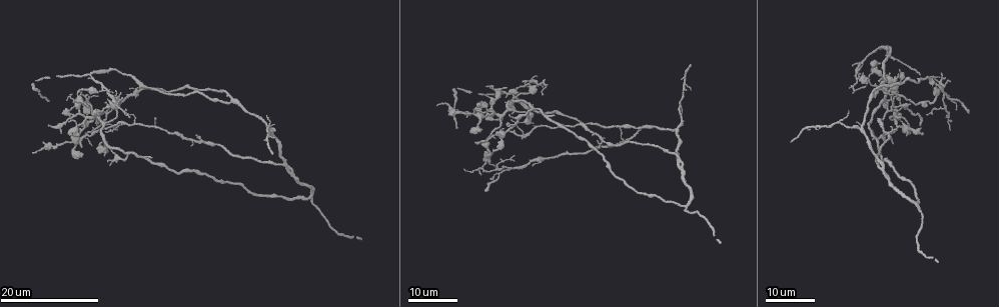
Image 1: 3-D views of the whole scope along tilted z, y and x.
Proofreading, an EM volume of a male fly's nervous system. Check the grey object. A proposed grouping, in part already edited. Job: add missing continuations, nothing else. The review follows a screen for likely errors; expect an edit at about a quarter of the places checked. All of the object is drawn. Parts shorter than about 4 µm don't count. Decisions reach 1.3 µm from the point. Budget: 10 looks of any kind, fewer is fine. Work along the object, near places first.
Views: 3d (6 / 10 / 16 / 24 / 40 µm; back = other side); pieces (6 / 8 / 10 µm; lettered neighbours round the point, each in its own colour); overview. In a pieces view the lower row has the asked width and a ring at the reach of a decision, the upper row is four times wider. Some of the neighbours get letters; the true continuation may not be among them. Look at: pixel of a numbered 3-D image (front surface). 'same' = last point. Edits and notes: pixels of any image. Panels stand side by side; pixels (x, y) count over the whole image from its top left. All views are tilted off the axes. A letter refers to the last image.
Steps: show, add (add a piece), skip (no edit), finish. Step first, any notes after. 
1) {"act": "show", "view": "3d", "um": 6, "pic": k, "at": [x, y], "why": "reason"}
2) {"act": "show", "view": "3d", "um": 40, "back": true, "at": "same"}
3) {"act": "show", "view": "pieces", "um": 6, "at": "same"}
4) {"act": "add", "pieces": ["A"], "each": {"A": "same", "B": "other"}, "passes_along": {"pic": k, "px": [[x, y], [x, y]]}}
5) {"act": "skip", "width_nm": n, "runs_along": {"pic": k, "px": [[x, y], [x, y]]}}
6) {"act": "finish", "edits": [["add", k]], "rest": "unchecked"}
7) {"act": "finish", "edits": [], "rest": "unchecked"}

{"act": "show", "view": "3d", "um": 16, "pic": 1, "at": [456, 129], "why": "thin end"}

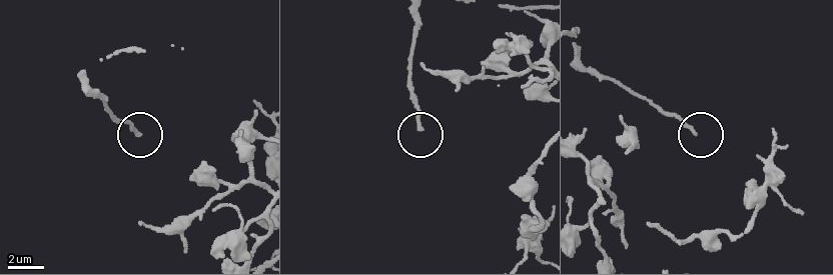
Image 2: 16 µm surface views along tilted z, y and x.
{"act": "show", "view": "pieces", "um": 6, "pic": 2, "at": [419, 126], "why": "see the neighbours"}

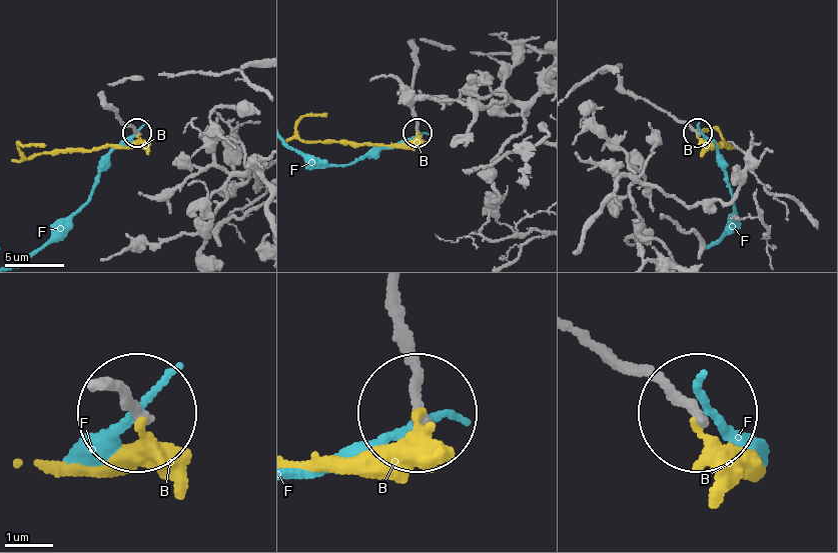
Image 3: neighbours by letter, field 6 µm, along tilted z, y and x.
{"act": "skip", "width_nm": 200, "each": {"B": "other", "F": "other"}, "runs_along": {"pic": 3, "px": [[584, 334], [650, 366], [689, 410]]}, "found": "none of them fits"}

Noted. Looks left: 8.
{"act": "show", "view": "3d", "um": 24, "pic": 1, "at": [437, 104], "why": "long arm stops here"}

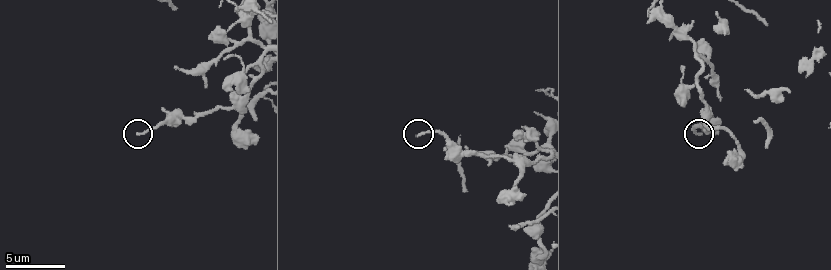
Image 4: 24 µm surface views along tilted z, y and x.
{"act": "show", "view": "pieces", "um": 6, "pic": 4, "at": [416, 136]}

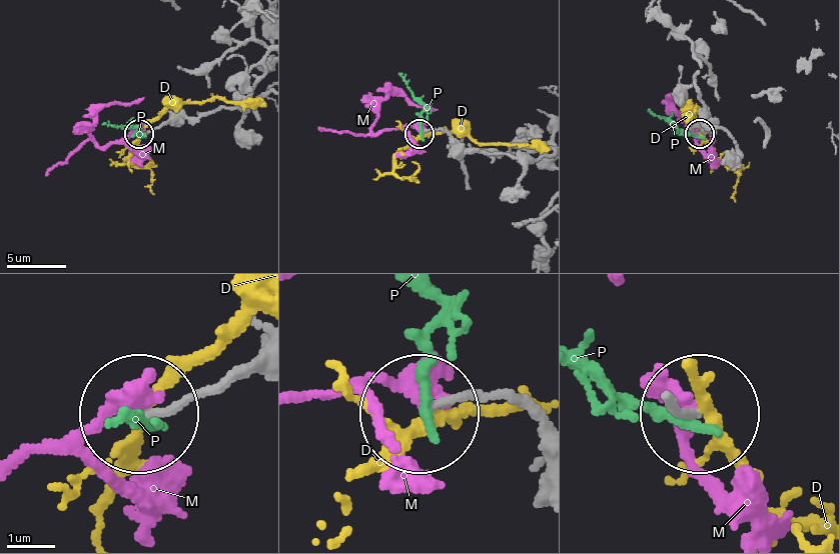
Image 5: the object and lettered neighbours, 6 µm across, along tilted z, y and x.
{"act": "skip", "each": {"D": "other", "M": "other", "P": "other"}, "runs_along": {"pic": 5, "px": [[537, 419], [497, 398], [424, 408]]}, "found": "none of them fits"}

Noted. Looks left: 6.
{"act": "show", "view": "pieces", "um": 10, "pic": 4, "at": [767, 144], "why": "long arm stops here"}

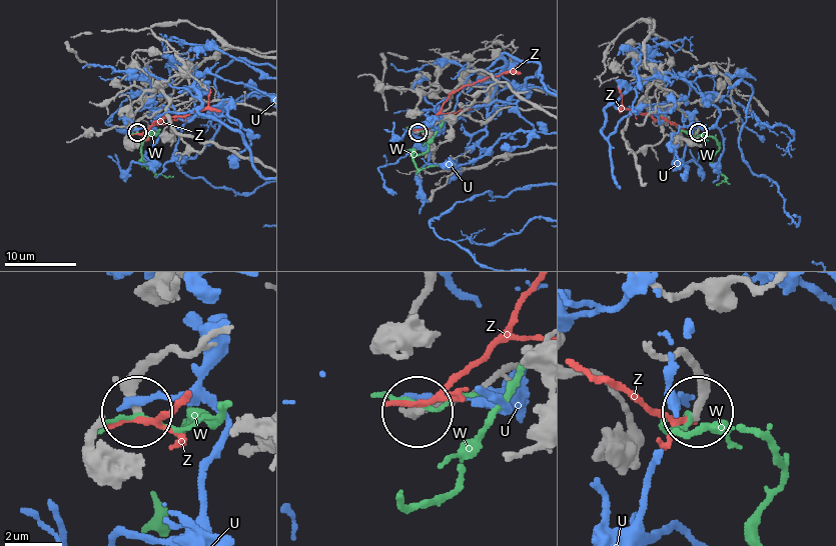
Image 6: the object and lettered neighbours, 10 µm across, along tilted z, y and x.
{"act": "skip", "width_nm": 250, "each": {"U": "other", "W": "other", "Z": "other"}, "found": "no lettered piece goes on from it"}

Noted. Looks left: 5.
{"act": "show", "view": "3d", "um": 16, "pic": 1, "at": [968, 113], "why": "an open end"}

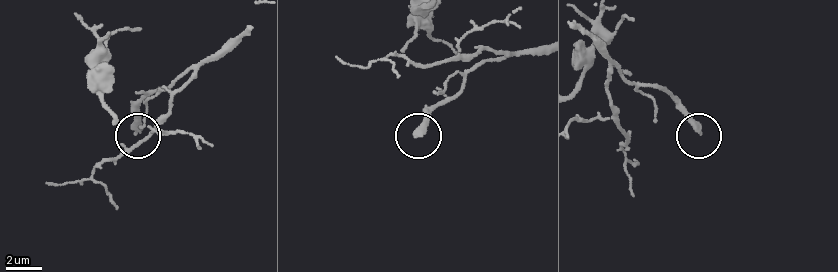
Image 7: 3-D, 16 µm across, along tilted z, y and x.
{"act": "show", "view": "pieces", "um": 8, "pic": 7, "at": [416, 135], "why": "what lies round it"}

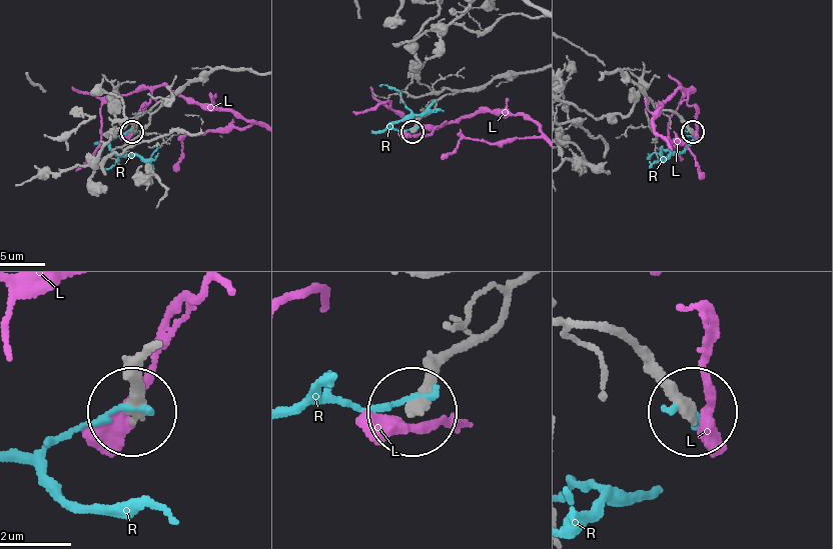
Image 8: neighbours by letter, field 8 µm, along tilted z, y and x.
{"act": "skip", "each": {"L": "other", "R": "other"}, "runs_along": {"pic": 8, "px": [[512, 293], [499, 320], [438, 367], [411, 408]]}, "found": "no lettered piece goes on from it"}

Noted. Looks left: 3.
{"act": "show", "view": "3d", "um": 16, "pic": 1, "at": [896, 121], "why": "free end"}

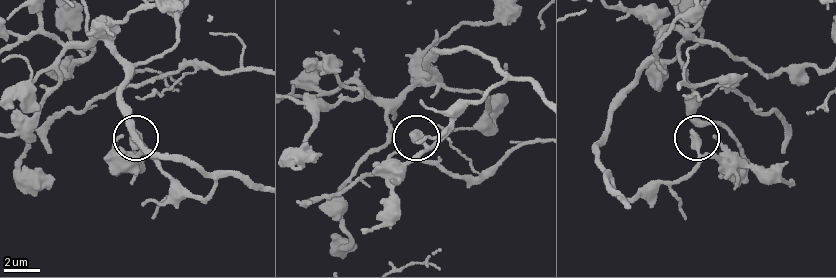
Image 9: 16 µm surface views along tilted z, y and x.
{"act": "show", "view": "pieces", "um": 10, "pic": 9, "at": [692, 134]}

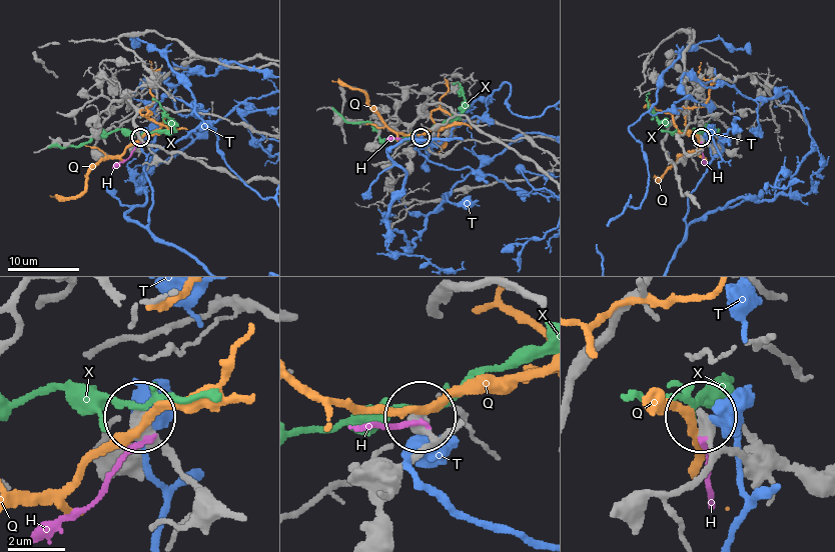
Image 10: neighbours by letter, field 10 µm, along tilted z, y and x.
{"act": "skip", "each": {"H": "other", "Q": "other", "T": "other", "X": "other"}, "runs_along": {"pic": 10, "px": [[228, 513], [191, 482], [145, 419]]}, "found": "no lettered piece goes on from it"}

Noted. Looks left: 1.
{"act": "finish", "edits": [], "rest": "unchecked"}

